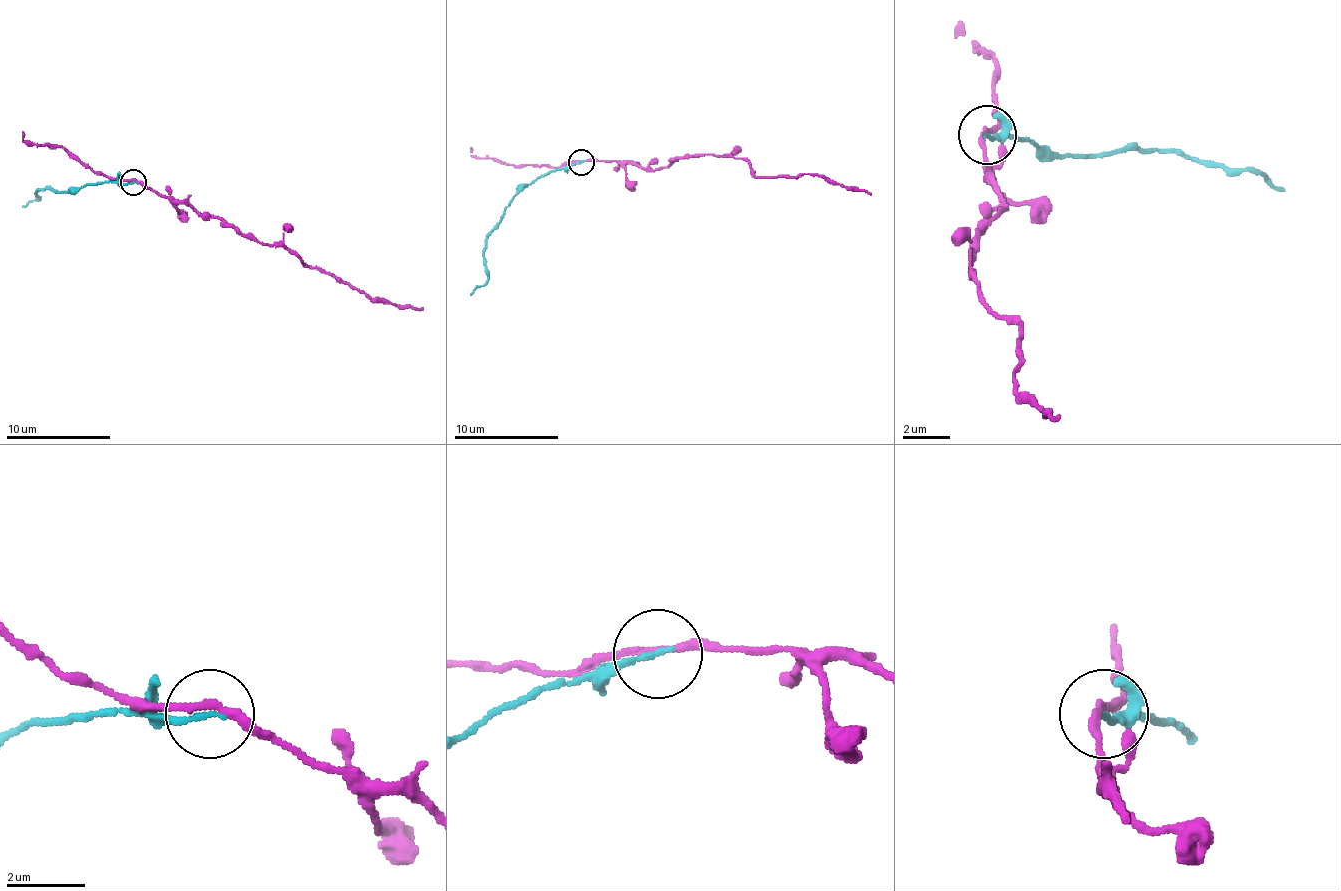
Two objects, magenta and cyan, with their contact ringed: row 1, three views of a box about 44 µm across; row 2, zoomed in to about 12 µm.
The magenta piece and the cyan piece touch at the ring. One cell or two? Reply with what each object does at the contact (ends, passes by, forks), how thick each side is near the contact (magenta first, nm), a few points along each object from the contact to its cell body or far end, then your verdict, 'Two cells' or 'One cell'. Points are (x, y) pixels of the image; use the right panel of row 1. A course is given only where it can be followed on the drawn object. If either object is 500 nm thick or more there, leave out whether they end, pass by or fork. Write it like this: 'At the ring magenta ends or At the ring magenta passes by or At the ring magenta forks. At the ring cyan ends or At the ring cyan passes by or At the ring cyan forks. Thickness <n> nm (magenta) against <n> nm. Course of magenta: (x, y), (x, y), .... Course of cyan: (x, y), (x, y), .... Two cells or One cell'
At the ring magenta passes by. At the ring cyan ends. Thickness 180 nm (magenta) against 130 nm. Course of magenta: (986, 130), (986, 177), (1003, 200), (1003, 206), (980, 229), (968, 270), (1021, 329), (1015, 387), (1062, 416). Course of cyan: (986, 136), (1021, 136), (1067, 153), (1149, 148), (1184, 159), (1254, 171), (1283, 188). Two cells

